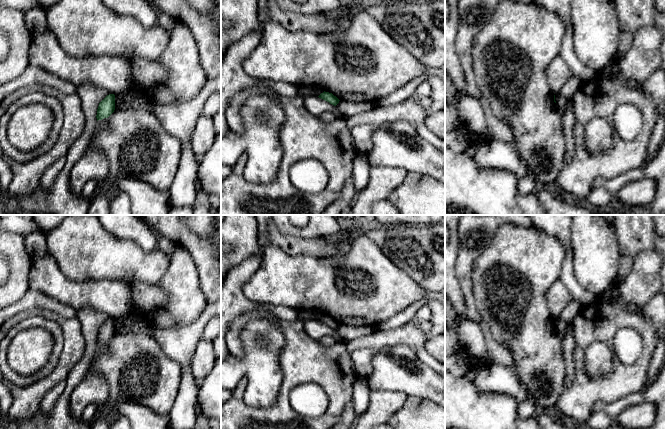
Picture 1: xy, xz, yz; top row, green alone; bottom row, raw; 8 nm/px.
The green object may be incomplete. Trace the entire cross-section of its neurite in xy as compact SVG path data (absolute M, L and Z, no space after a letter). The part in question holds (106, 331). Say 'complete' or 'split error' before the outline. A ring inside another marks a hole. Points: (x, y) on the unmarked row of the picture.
complete | M107 319L100 327L97 333L97 345L108 342L115 334L115 319Z

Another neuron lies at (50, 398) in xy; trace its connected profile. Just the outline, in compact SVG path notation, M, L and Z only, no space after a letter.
M61 381L54 385L43 397L41 402L41 411L48 413L52 410L57 400L61 396L66 386L66 381Z

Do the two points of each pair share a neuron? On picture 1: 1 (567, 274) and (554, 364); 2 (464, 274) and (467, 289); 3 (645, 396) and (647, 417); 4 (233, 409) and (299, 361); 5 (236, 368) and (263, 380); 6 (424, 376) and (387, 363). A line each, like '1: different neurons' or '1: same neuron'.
1: different neurons
2: same neuron
3: different neurons
4: same neuron
5: same neuron
6: same neuron

